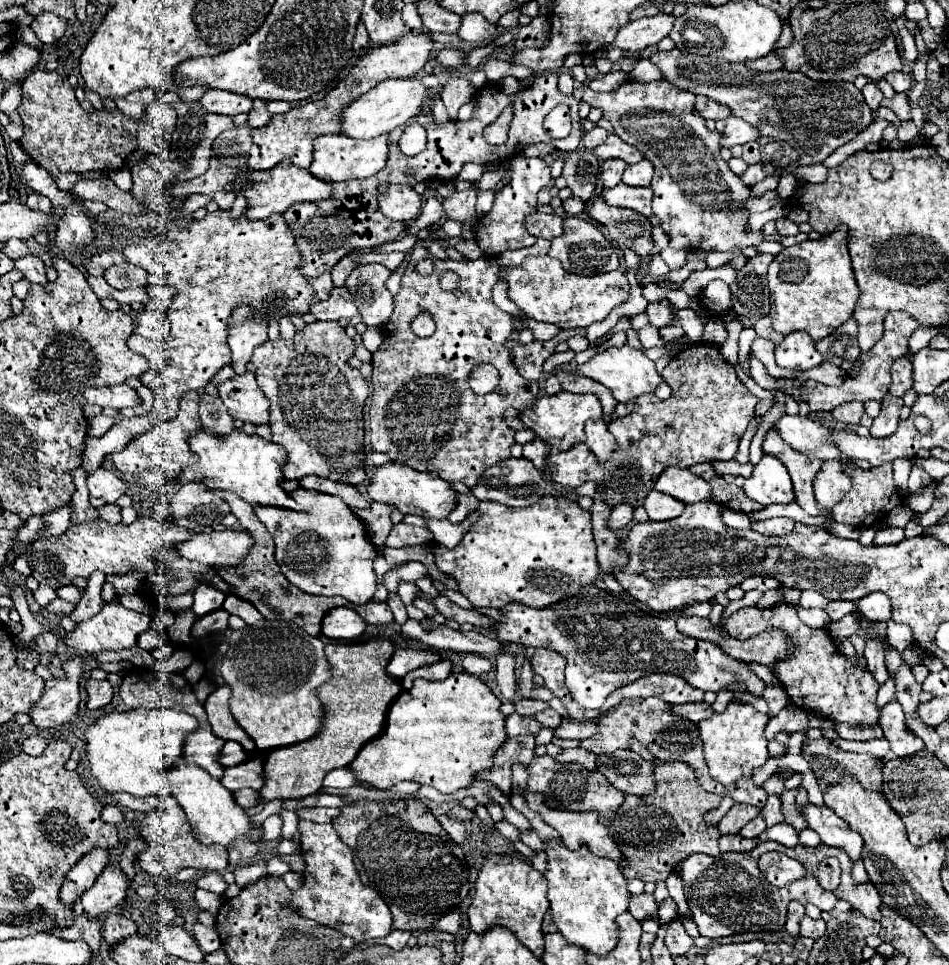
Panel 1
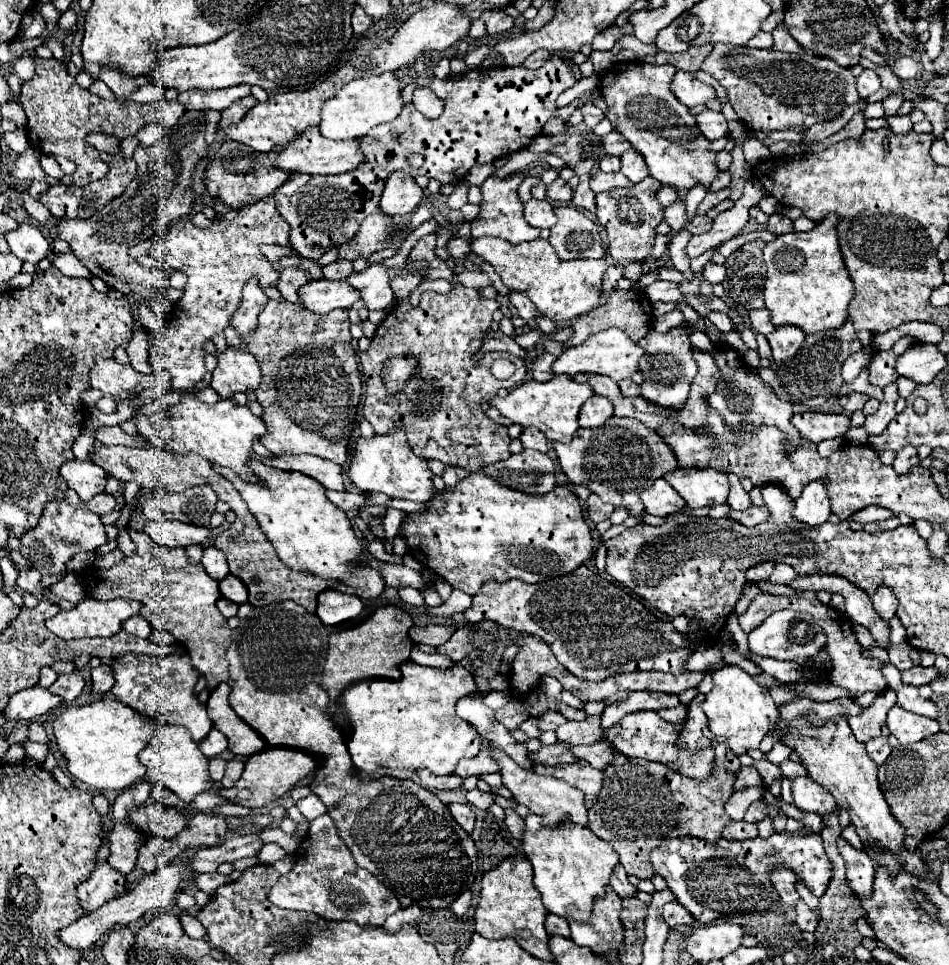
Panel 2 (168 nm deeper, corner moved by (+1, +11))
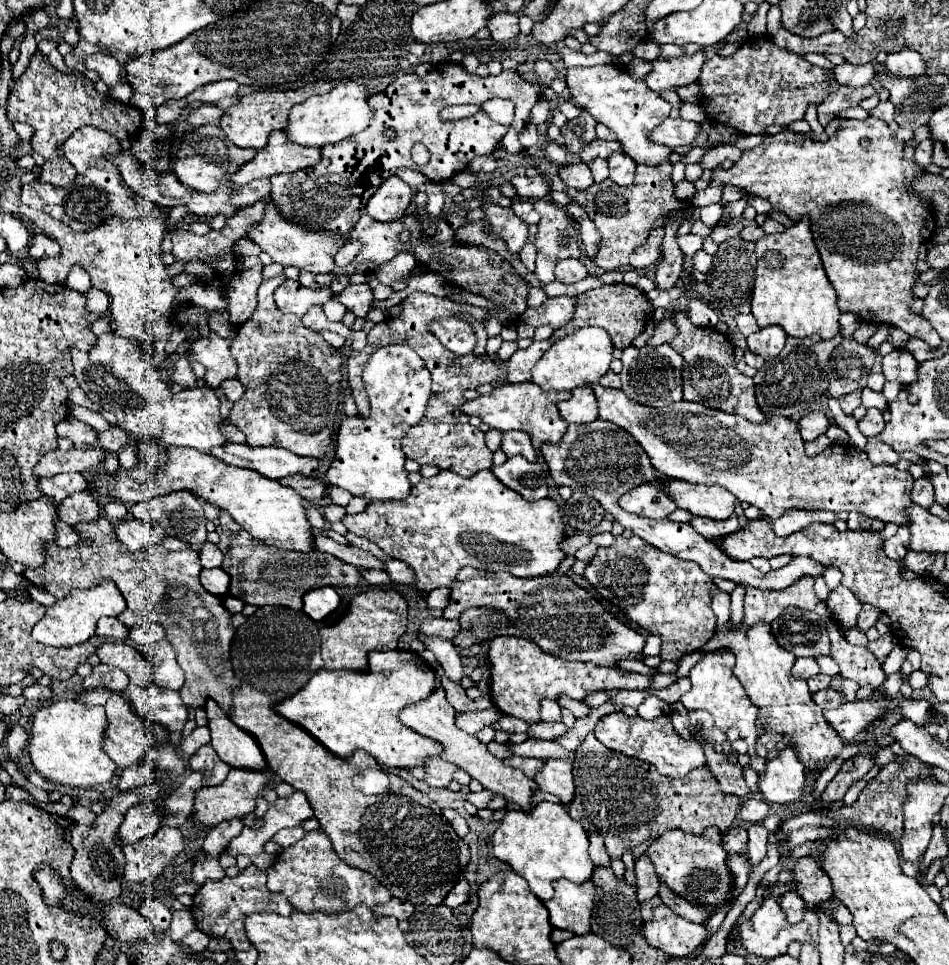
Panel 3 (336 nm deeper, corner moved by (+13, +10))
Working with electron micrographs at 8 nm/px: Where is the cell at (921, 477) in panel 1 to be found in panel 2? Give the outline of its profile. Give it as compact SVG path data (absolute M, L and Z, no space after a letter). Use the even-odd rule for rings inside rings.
M908 445L908 447L904 447L902 451L898 451L898 455L896 455L896 461L894 461L894 469L898 471L898 473L908 473L912 467L916 467L920 463L920 459L918 459L918 449L916 447L912 447L912 445Z

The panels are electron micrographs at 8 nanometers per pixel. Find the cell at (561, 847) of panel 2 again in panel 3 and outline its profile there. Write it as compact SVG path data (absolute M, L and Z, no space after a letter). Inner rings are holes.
M540 802L528 814L510 810L496 828L492 844L494 856L520 874L530 884L532 894L536 894L540 900L552 898L552 880L568 878L574 882L586 882L594 870L588 856L588 834L580 822L568 818L562 804Z

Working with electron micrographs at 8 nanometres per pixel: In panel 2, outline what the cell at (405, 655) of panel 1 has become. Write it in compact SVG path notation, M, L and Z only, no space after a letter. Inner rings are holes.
M426 625L426 627L412 627L408 631L408 635L416 645L440 647L440 645L444 645L444 641L448 641L448 637L454 631L456 631L456 627L452 627L452 625Z

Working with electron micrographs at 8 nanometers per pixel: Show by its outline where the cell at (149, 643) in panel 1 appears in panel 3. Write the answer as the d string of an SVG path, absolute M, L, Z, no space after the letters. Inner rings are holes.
M100 618L98 624L96 624L96 636L126 640L128 638L128 628L116 618Z

